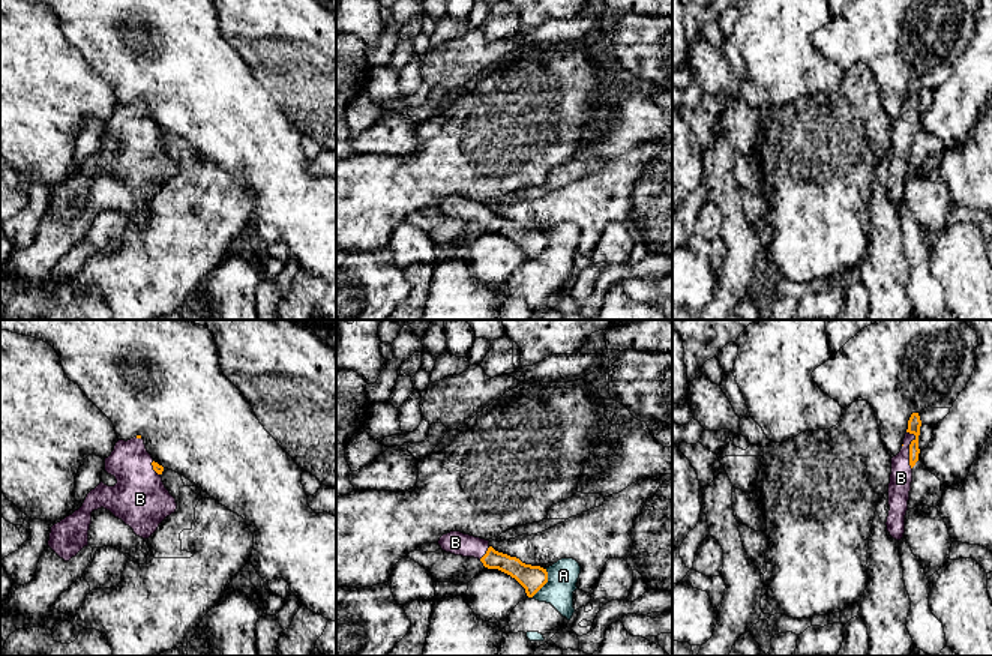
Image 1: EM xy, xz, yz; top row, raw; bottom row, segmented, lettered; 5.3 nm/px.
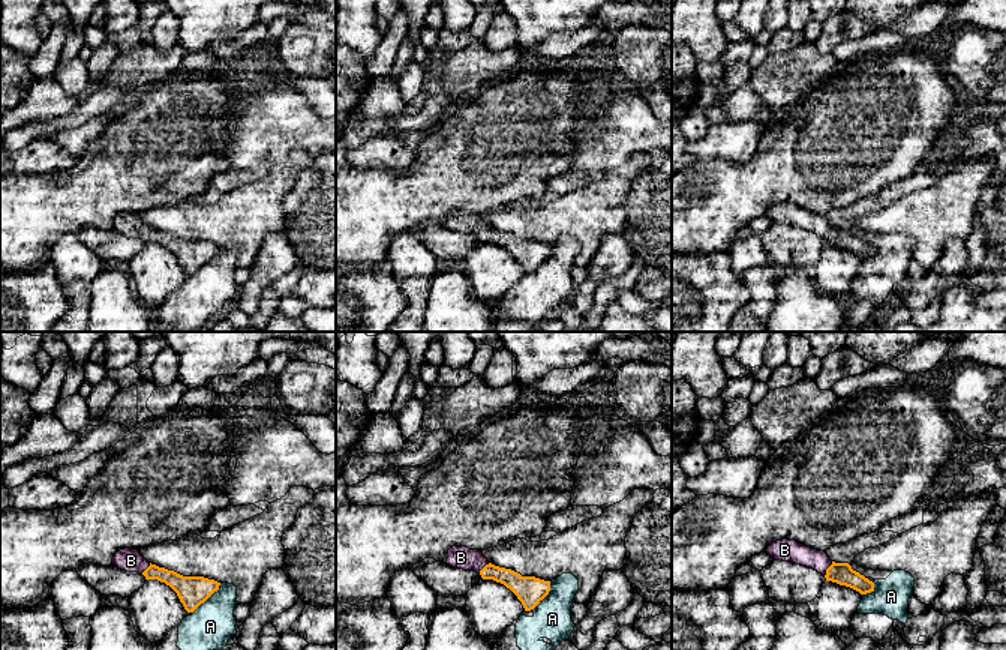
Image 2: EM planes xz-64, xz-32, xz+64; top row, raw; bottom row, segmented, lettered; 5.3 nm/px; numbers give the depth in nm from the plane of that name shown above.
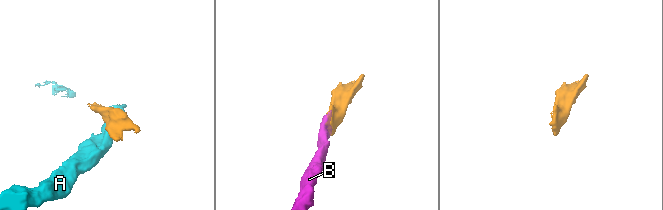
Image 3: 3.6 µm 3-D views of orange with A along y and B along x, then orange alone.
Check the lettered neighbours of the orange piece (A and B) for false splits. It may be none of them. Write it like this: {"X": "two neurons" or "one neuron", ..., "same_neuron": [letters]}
{"A": "two neurons", "B": "one neuron", "same_neuron": ["B"]}

